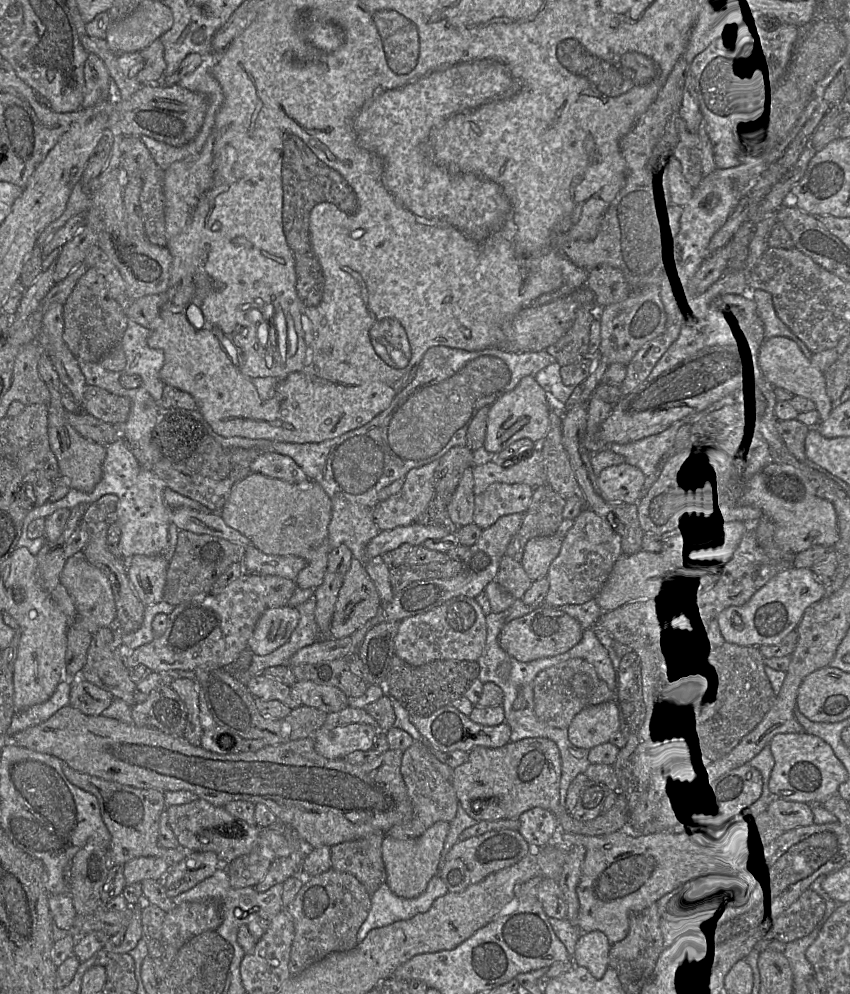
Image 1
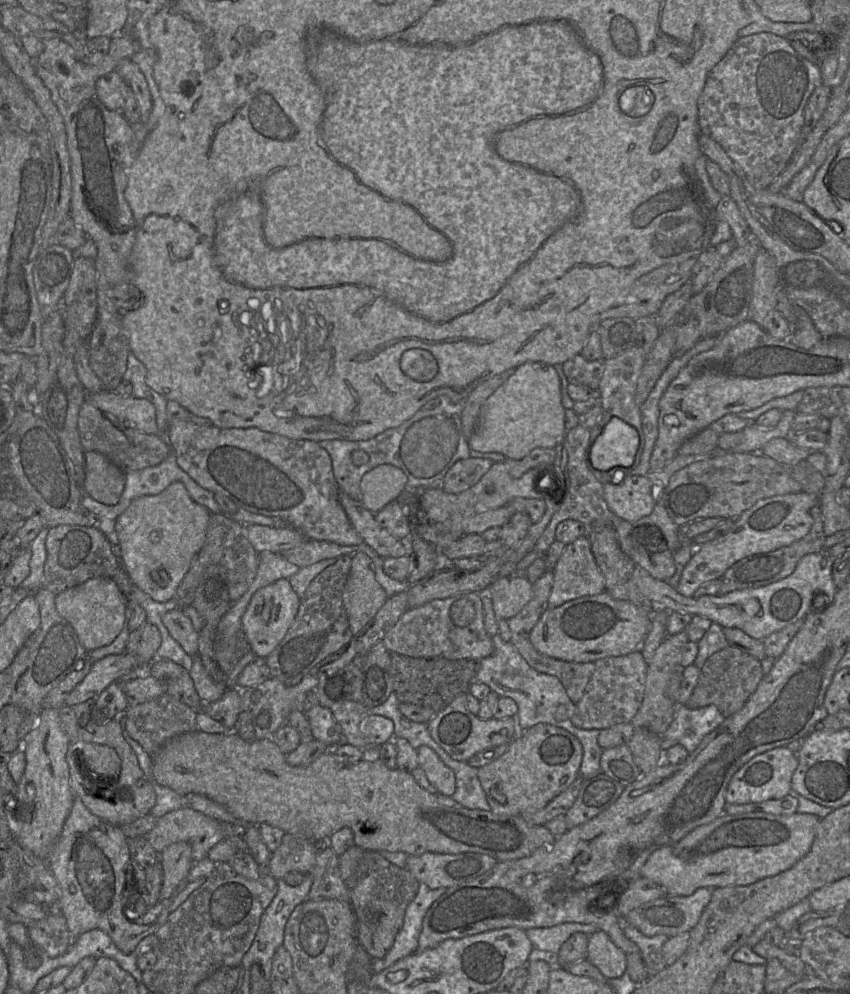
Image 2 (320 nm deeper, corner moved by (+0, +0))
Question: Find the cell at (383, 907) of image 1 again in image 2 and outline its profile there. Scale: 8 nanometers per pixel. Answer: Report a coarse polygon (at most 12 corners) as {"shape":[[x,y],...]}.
{"shape":[[419,883],[402,927],[386,955],[379,973],[417,950],[423,919],[447,888]]}

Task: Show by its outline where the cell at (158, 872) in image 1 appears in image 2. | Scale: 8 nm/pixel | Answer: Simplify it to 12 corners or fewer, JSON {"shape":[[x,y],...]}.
{"shape":[[183,807],[146,835],[157,853],[184,841],[198,862],[243,830]]}

